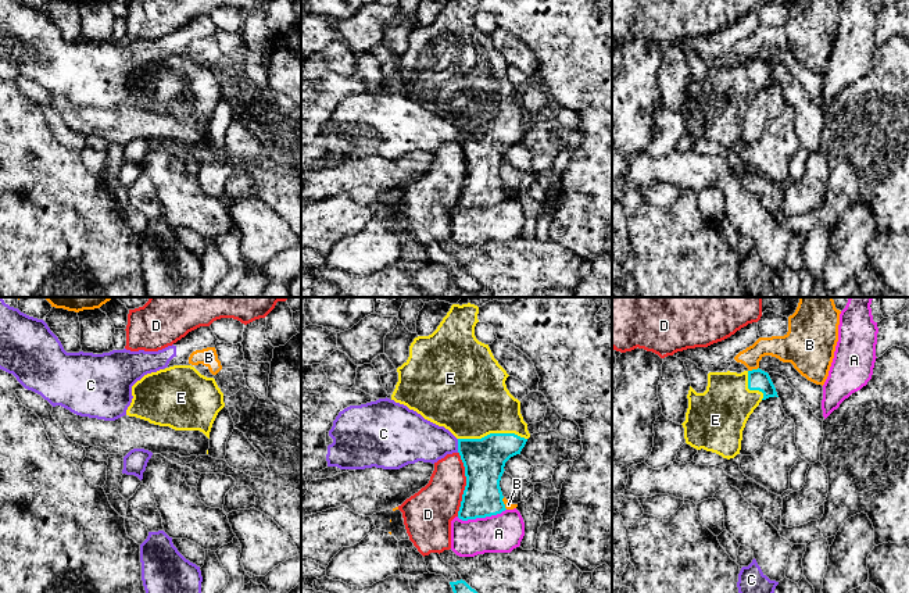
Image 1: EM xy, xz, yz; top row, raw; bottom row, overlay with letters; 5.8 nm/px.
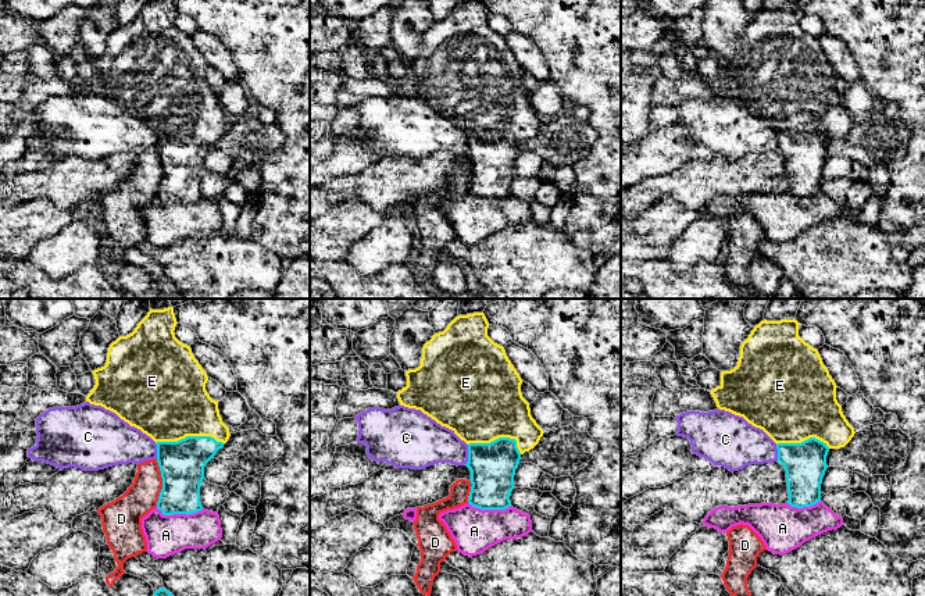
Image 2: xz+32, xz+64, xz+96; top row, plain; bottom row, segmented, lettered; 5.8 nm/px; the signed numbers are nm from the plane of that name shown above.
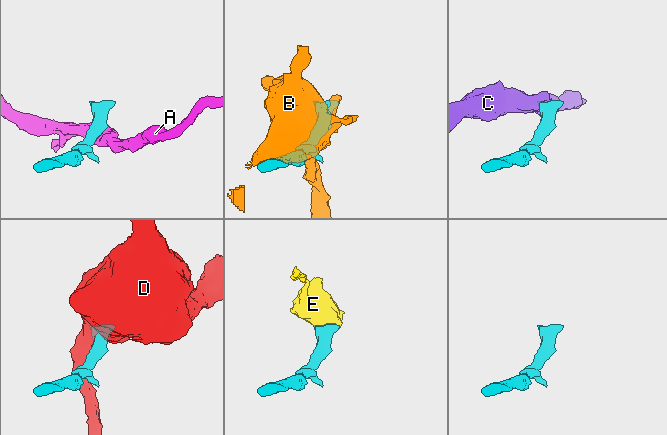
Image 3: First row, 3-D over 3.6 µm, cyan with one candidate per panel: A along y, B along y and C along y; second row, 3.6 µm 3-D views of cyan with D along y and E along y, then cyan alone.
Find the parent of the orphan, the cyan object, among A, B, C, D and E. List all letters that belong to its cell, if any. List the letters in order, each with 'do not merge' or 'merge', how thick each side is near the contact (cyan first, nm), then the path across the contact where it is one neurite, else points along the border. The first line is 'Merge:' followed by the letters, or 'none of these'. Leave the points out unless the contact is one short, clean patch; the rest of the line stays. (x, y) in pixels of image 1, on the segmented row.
Merge: E
A: do not merge | 220/220 nm
B: do not merge | 120/160 nm
C: do not merge | 240/260 nm | along xz (457, 439), (458, 452)
D: do not merge | 240/260 nm
E: merge | 240/440 nm | across xz (485, 458), (485, 443), (491, 433), (482, 410), (469, 397)

